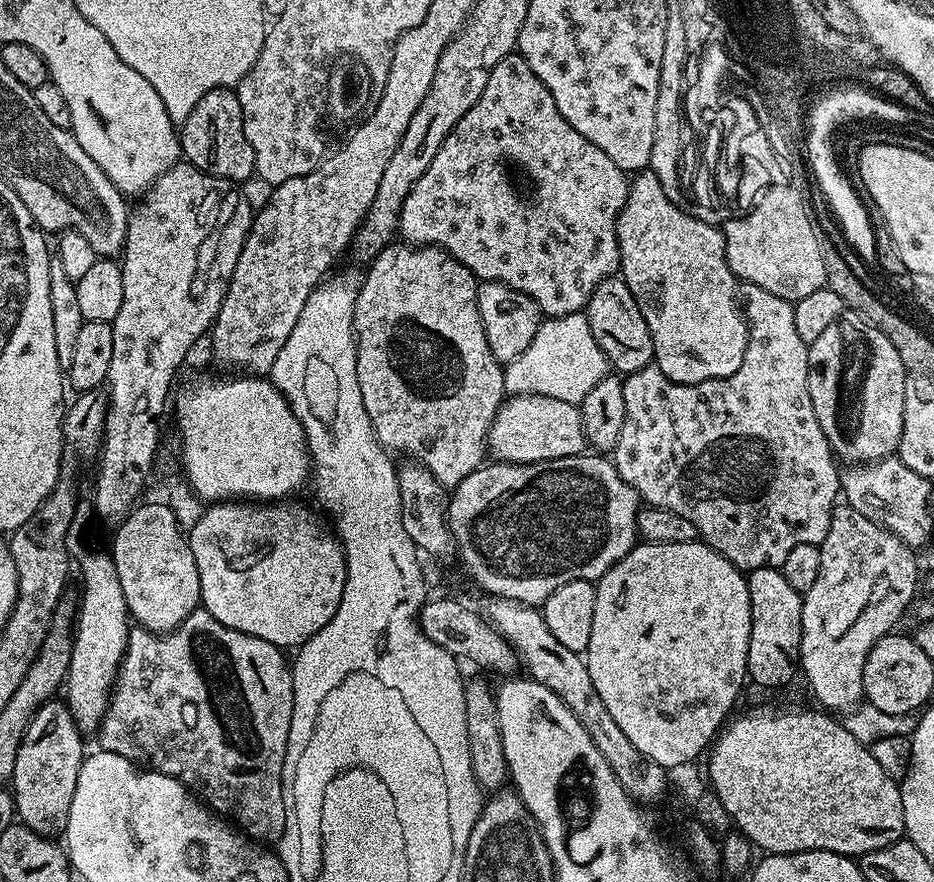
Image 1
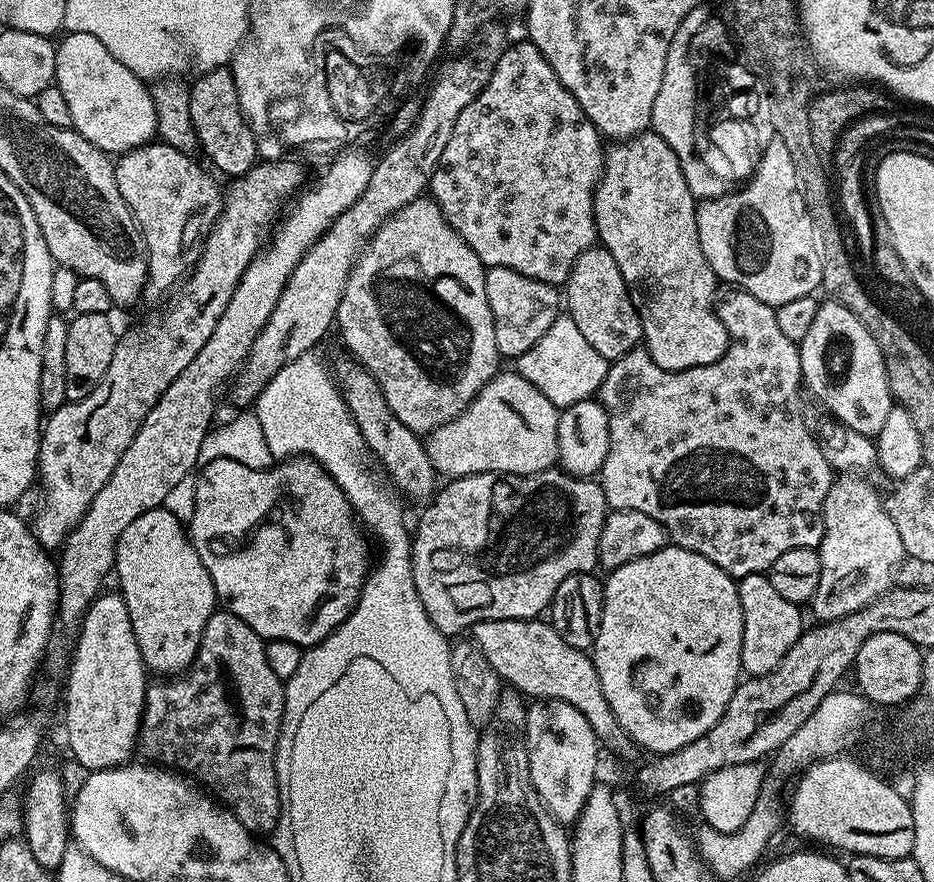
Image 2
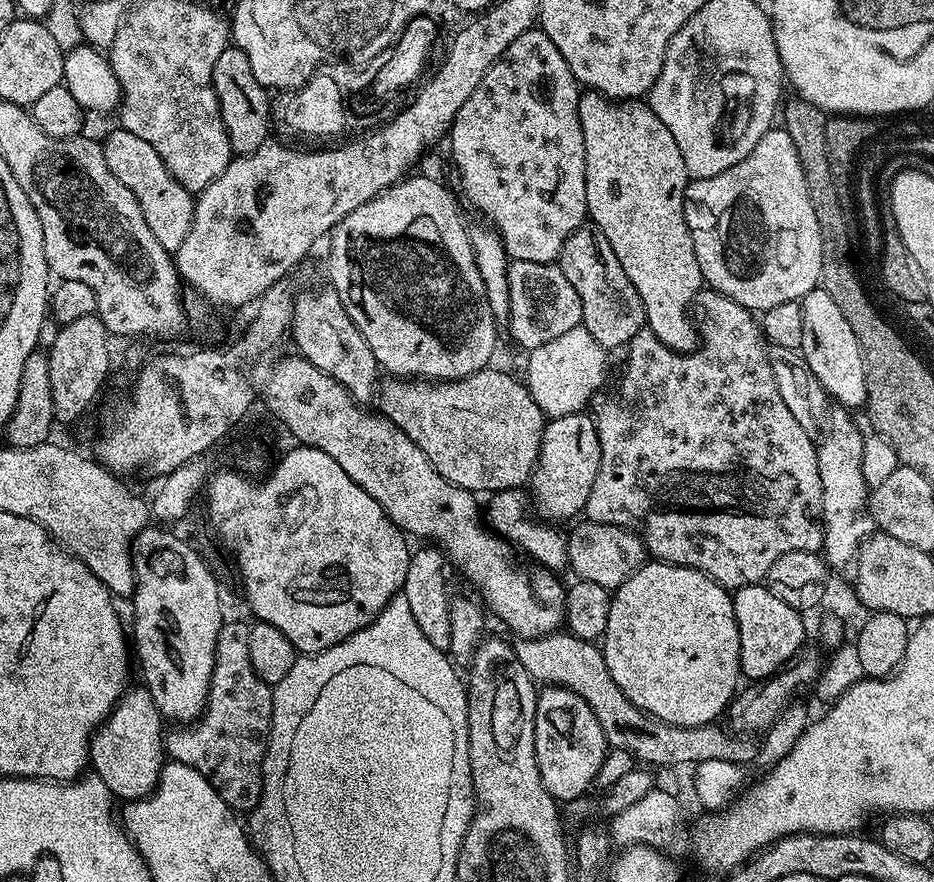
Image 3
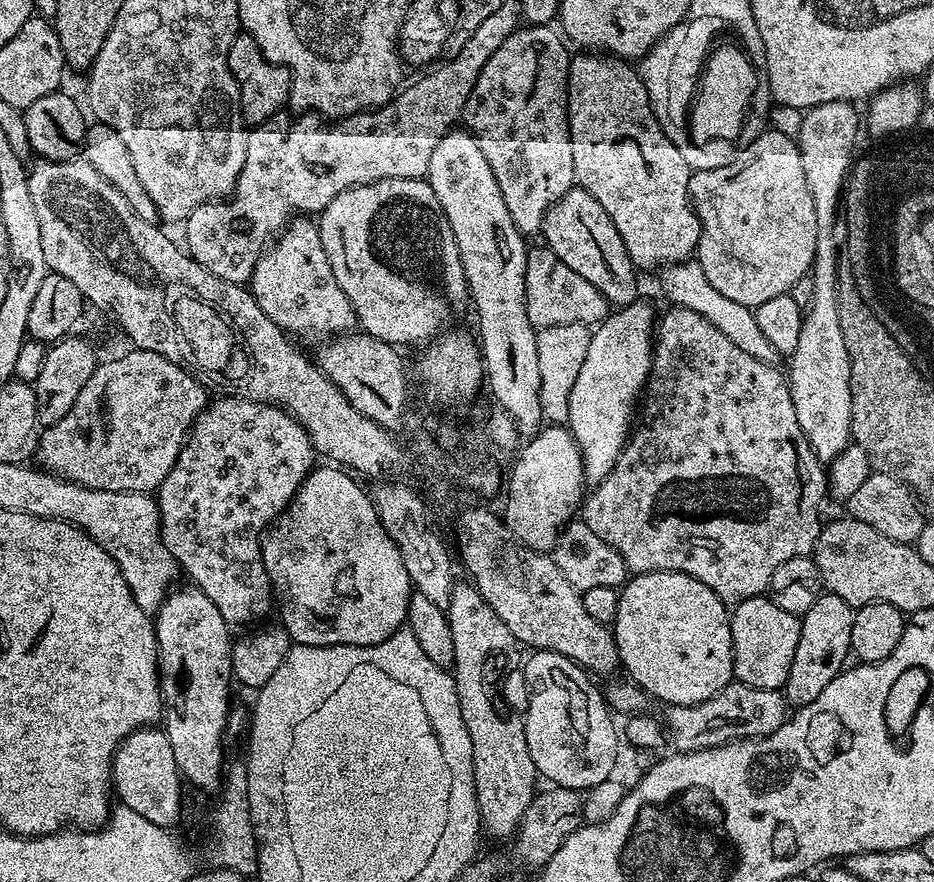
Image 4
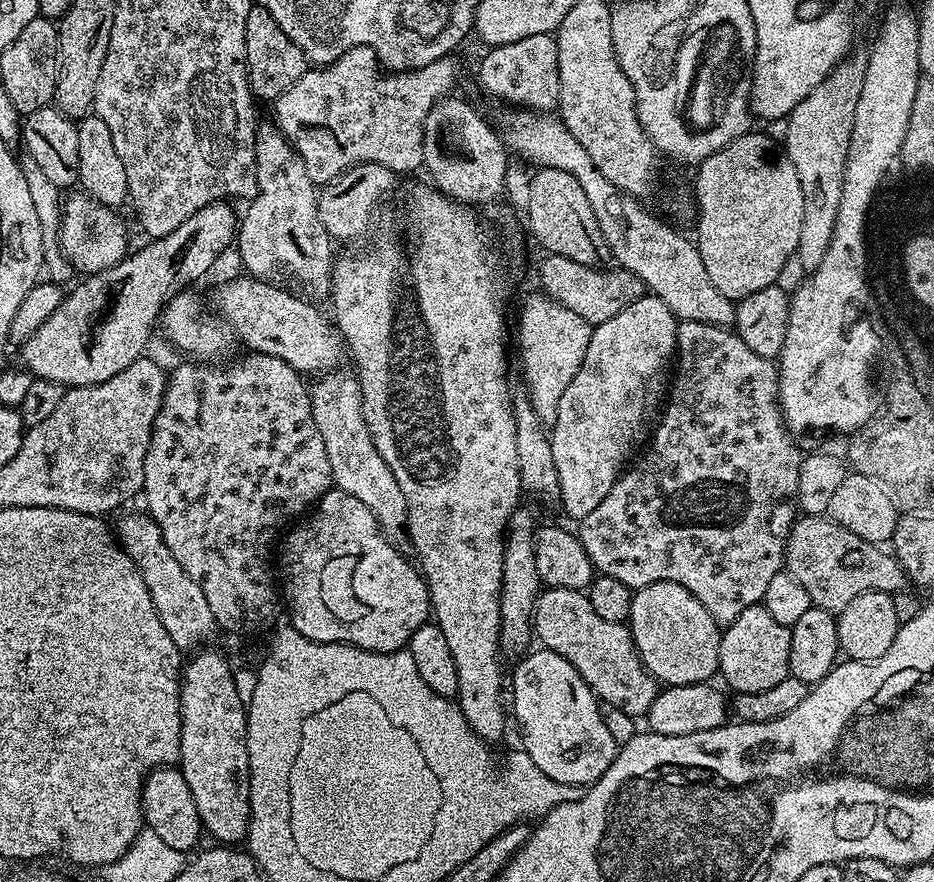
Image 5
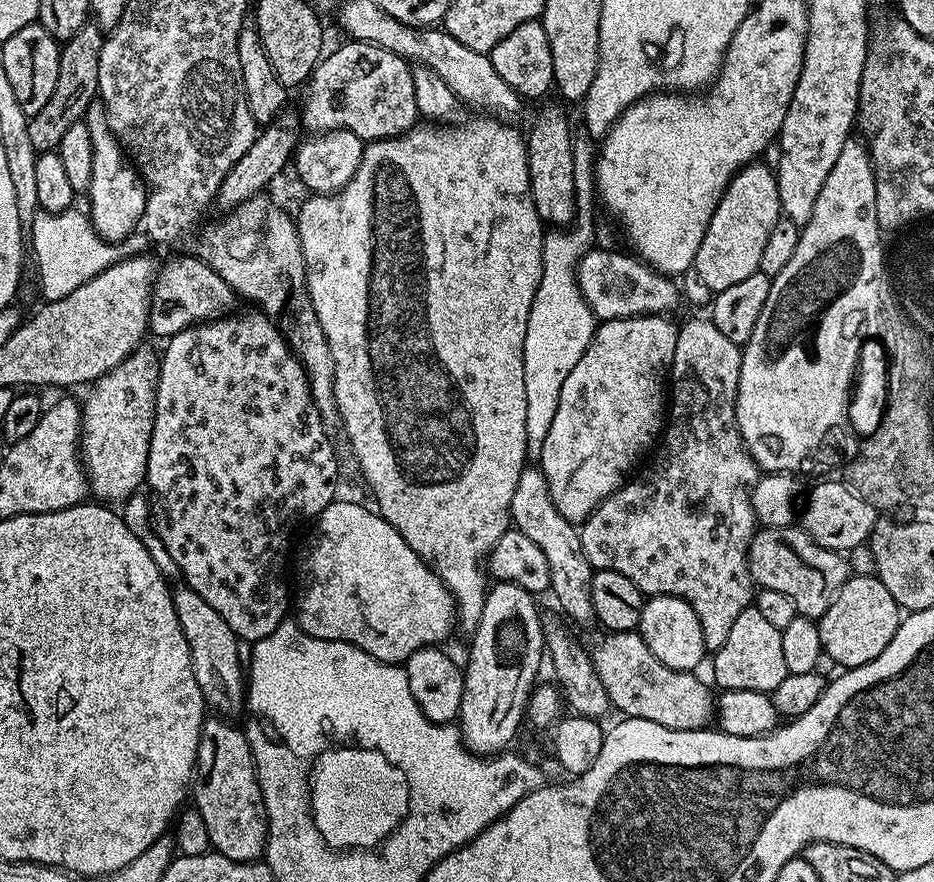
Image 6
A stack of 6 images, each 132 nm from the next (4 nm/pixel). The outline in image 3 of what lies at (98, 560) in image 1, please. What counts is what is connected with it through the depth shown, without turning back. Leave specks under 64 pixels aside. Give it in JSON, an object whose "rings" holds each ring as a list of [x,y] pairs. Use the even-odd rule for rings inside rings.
{"rings":[[[143,686],[129,687],[116,703],[116,709],[92,733],[91,771],[106,782],[113,797],[120,799],[121,796],[124,802],[141,800],[155,790],[166,763],[165,735],[166,721],[160,715],[158,706],[154,706],[154,698],[148,689]]]}

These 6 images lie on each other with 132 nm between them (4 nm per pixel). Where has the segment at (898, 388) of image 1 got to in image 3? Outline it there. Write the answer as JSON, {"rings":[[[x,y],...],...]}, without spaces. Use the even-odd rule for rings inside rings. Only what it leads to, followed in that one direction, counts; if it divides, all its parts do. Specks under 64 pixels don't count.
{"rings":[[[821,286],[810,290],[800,301],[802,306],[802,346],[799,352],[806,358],[814,378],[822,382],[824,391],[837,405],[845,409],[863,409],[868,403],[867,382],[865,380],[863,350],[854,336],[841,308],[830,298]]]}

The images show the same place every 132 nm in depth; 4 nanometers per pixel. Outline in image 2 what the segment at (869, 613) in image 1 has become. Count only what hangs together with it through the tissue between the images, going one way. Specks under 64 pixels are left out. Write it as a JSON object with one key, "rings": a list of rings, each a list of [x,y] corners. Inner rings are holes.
{"rings":[[[840,474],[833,479],[824,503],[824,537],[818,549],[822,562],[822,574],[818,578],[818,590],[810,601],[810,609],[820,622],[842,620],[846,614],[854,614],[864,606],[877,600],[883,592],[891,592],[897,583],[896,575],[906,561],[902,538],[894,527],[885,501],[880,500],[876,488],[867,484],[860,474]]]}

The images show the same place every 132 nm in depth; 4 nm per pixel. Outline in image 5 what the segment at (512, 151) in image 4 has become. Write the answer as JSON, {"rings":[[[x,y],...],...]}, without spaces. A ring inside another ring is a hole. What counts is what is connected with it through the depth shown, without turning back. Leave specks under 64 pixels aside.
{"rings":[[[534,34],[518,42],[497,44],[480,60],[480,84],[488,96],[505,100],[505,105],[552,112],[558,102],[558,46],[552,34]]]}

